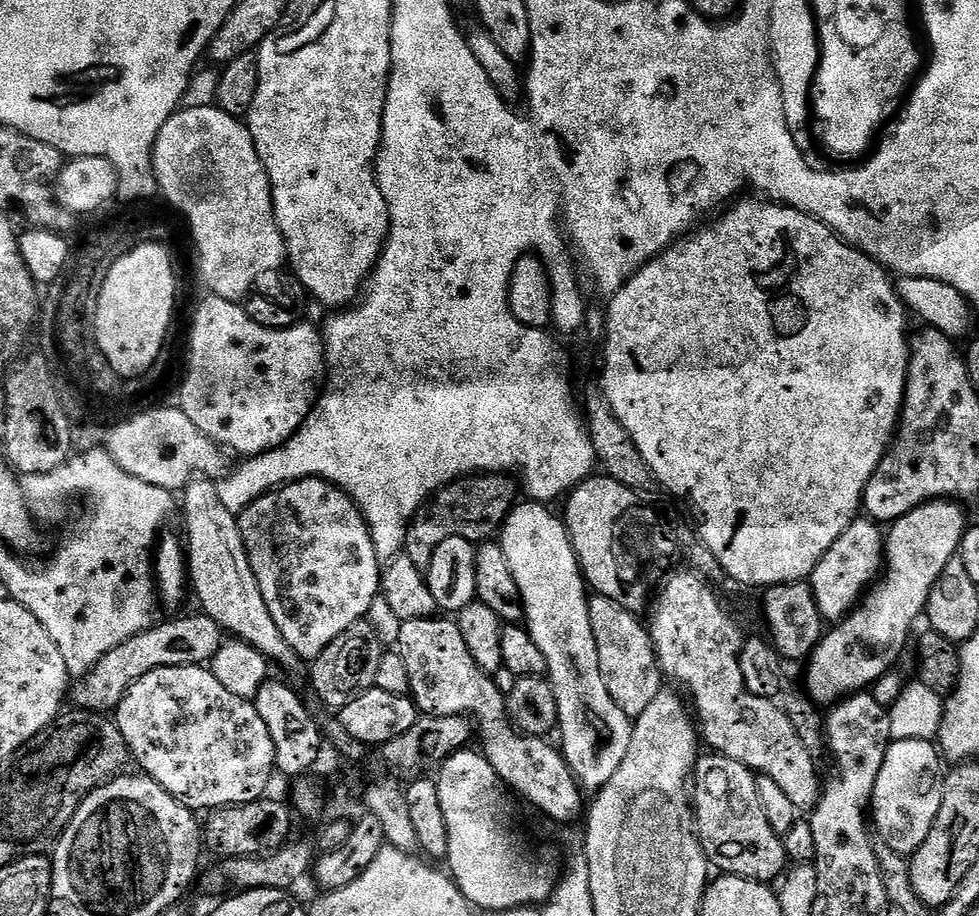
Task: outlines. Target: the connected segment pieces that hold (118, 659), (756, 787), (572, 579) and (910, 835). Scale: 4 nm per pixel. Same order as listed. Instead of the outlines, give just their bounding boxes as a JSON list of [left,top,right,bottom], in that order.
[[70,616,226,713],[694,754,790,882],[498,503,634,790],[870,740,946,854]]

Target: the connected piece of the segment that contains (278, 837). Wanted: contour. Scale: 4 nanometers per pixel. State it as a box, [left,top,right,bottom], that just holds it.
[202,798,294,858]

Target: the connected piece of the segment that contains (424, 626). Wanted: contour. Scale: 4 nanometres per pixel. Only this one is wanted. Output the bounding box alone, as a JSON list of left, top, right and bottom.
[398,616,509,732]

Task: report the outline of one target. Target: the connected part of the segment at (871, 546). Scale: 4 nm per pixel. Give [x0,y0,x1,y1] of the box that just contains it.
[810,518,886,622]

